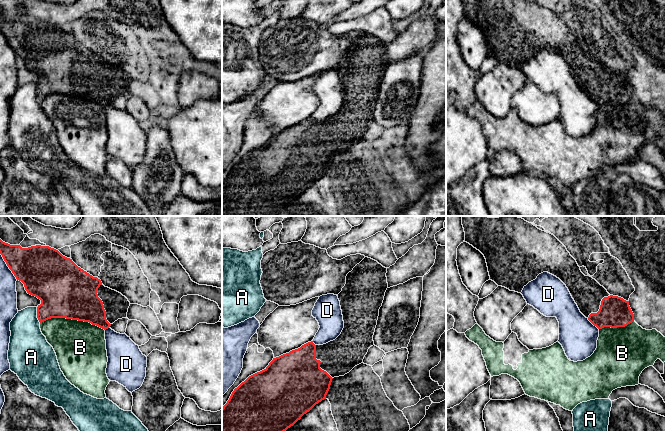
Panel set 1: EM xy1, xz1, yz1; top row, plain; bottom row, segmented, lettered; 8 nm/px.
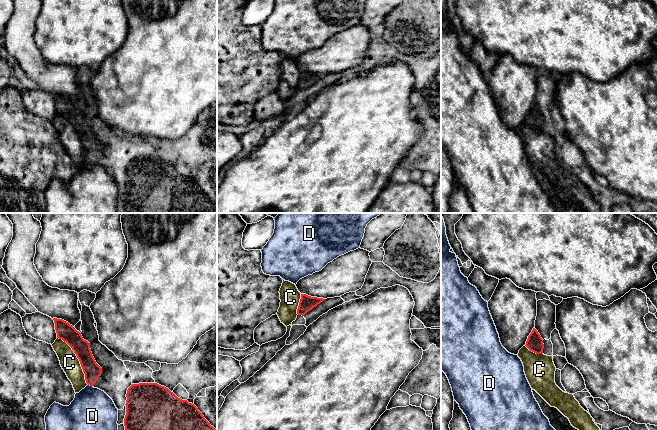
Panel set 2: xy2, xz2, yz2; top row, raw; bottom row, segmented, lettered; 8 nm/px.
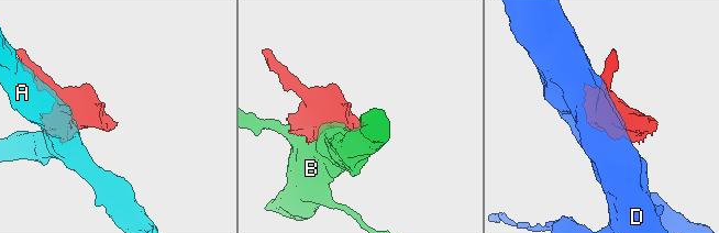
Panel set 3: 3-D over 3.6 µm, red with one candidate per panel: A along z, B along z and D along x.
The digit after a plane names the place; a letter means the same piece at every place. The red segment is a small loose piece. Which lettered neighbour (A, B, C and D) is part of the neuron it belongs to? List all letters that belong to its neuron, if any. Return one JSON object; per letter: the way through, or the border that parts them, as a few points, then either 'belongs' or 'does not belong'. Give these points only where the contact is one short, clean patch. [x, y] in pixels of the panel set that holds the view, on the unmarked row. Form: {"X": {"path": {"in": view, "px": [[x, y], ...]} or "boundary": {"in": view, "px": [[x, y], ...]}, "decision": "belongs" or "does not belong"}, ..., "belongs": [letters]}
{"A": {"decision": "does not belong"}, "B": {"decision": "does not belong"}, "C": {"boundary": {"in": "xy2", "px": [[57, 113], [61, 114], [75, 130], [88, 160]]}, "decision": "does not belong"}, "D": {"decision": "does not belong"}, "belongs": []}

